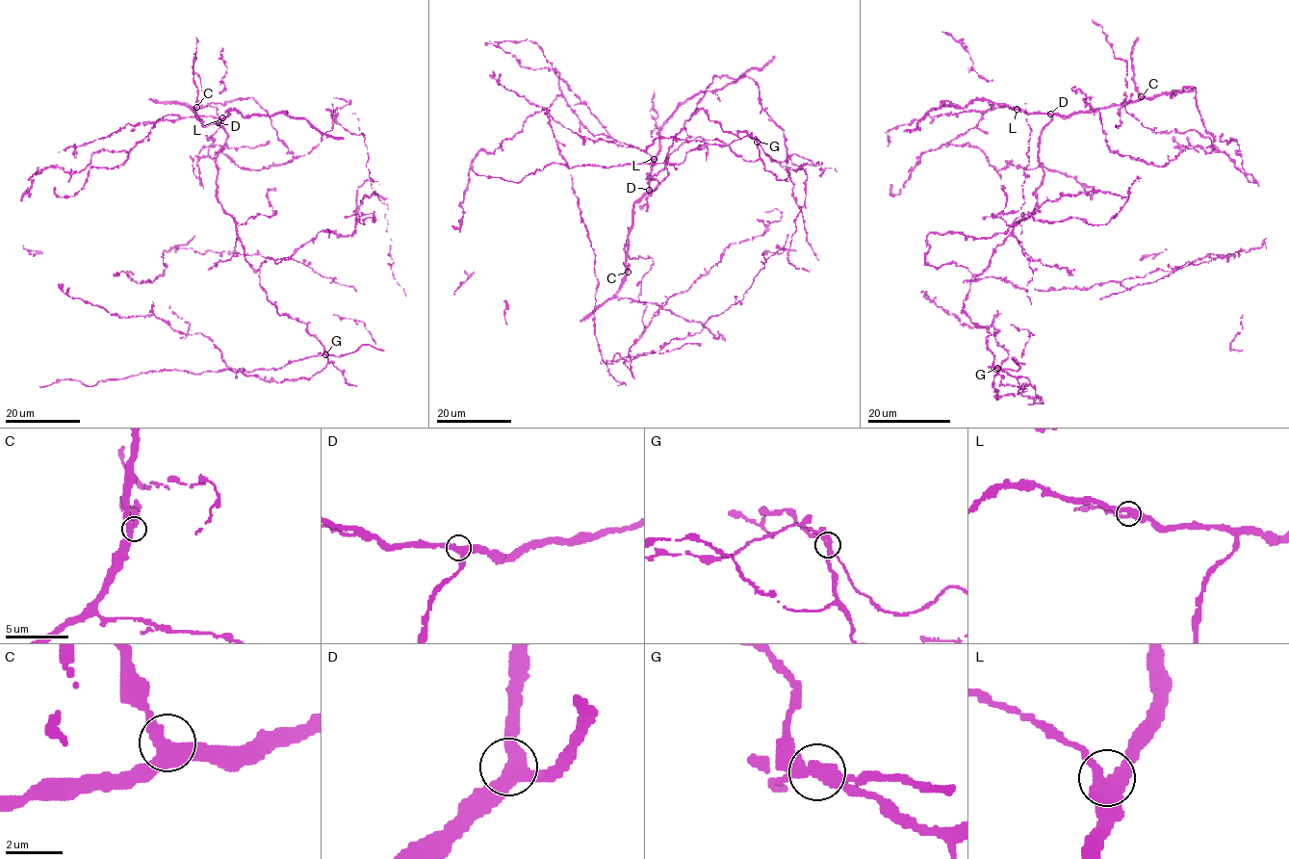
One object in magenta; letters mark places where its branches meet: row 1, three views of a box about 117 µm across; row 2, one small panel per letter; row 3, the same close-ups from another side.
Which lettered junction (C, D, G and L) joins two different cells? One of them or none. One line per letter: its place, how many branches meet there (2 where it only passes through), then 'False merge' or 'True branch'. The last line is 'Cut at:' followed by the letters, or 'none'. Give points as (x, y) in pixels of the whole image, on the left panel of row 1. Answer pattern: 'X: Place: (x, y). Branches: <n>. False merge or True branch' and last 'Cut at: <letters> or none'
C: Place: (196, 107). Branches: 3. True branch
D: Place: (218, 122). Branches: 3. True branch
G: Place: (325, 354). Branches: 3. False merge
L: Place: (222, 117). Branches: 3. True branch
Cut at: G

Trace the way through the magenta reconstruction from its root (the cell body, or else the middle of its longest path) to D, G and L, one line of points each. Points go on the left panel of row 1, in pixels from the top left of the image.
D: (291, 318), (267, 299), (260, 272), (244, 257), (236, 222), (219, 200), (216, 158), (226, 133), (218, 122)
G: (291, 318), (307, 325), (307, 330), (323, 347), (325, 354)
L: (291, 318), (267, 299), (260, 272), (244, 257), (236, 222), (219, 200), (216, 158), (226, 138), (222, 117)

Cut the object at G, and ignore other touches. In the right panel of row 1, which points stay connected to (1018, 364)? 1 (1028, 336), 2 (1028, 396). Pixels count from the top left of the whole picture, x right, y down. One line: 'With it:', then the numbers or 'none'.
With it: 1, 2

